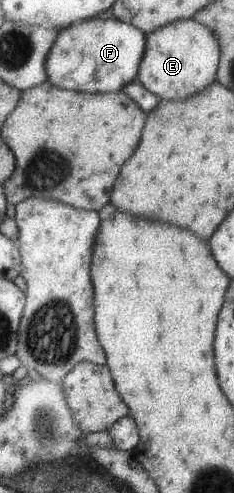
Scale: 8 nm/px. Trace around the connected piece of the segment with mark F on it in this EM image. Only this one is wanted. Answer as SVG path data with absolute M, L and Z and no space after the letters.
M108 16L106 19L92 18L77 25L70 24L56 34L46 54L44 69L46 79L54 87L102 93L118 91L124 83L136 75L145 48L144 33L128 22Z

